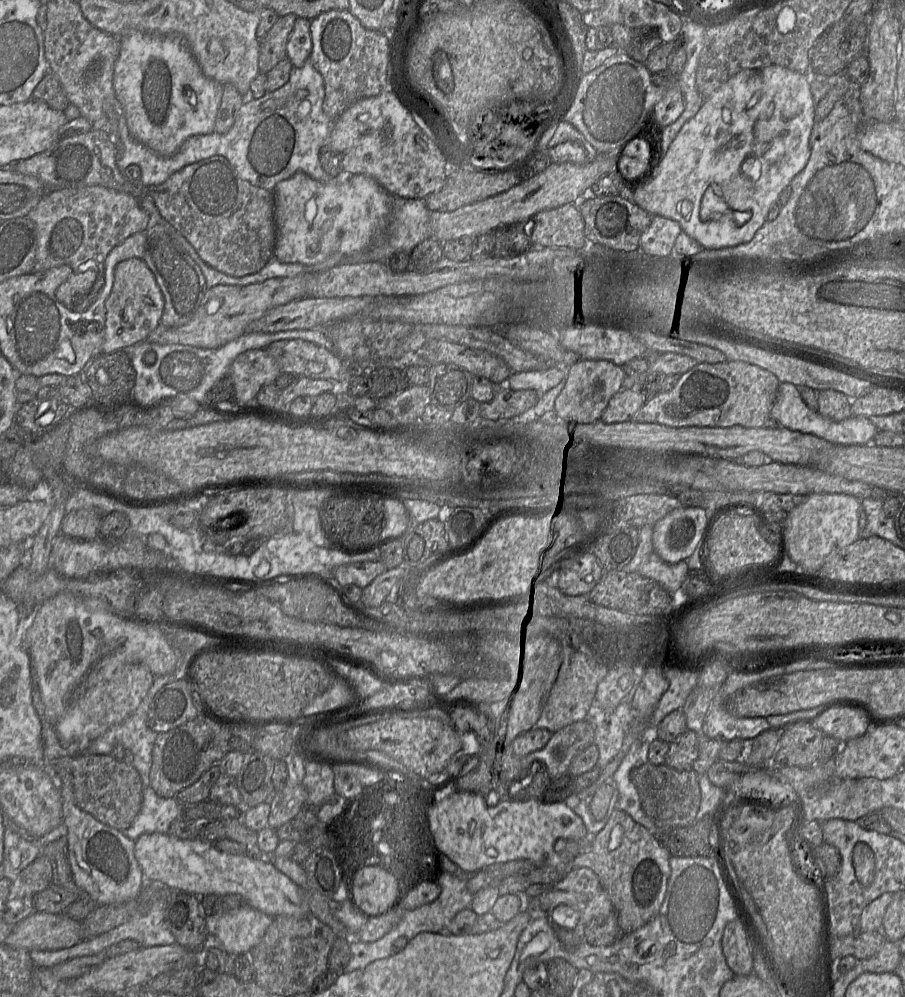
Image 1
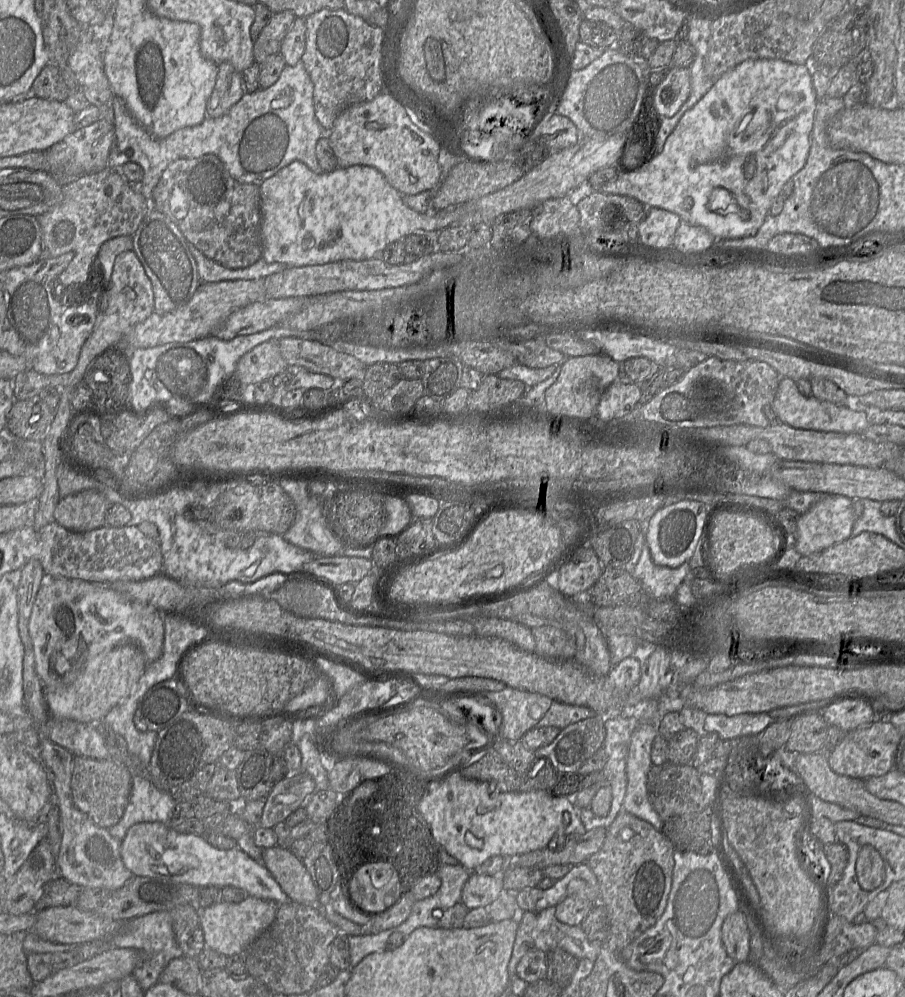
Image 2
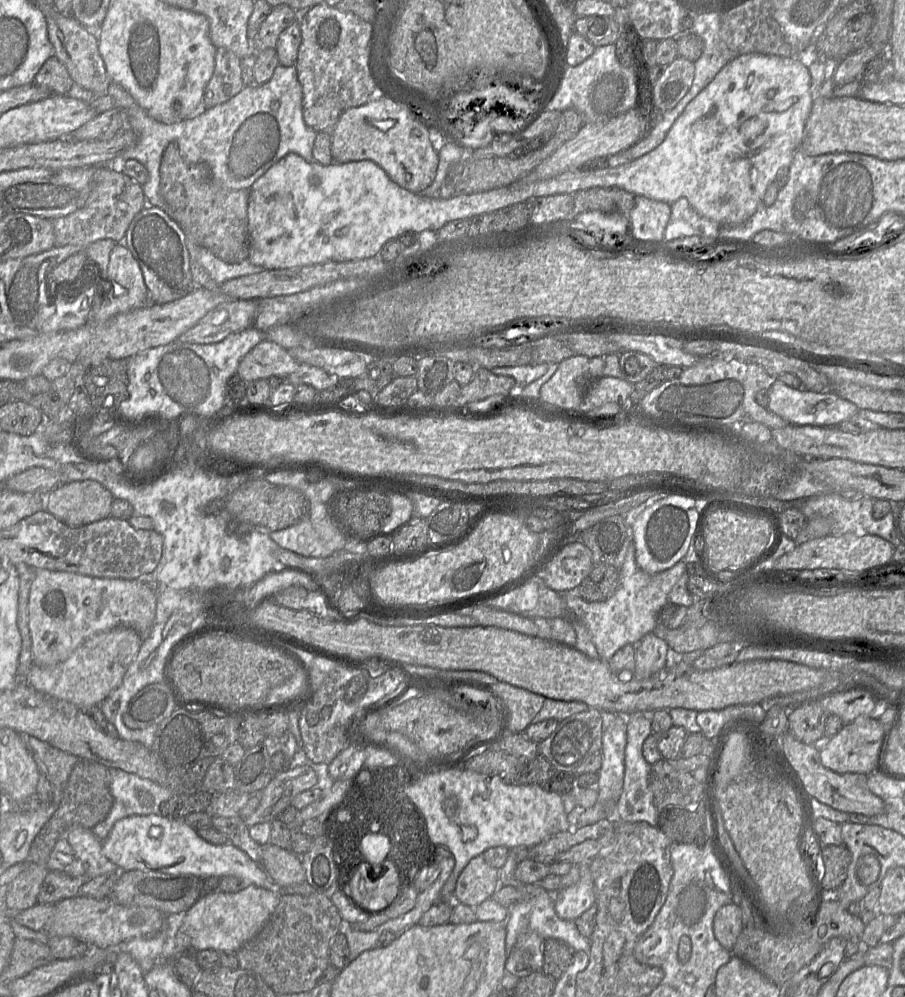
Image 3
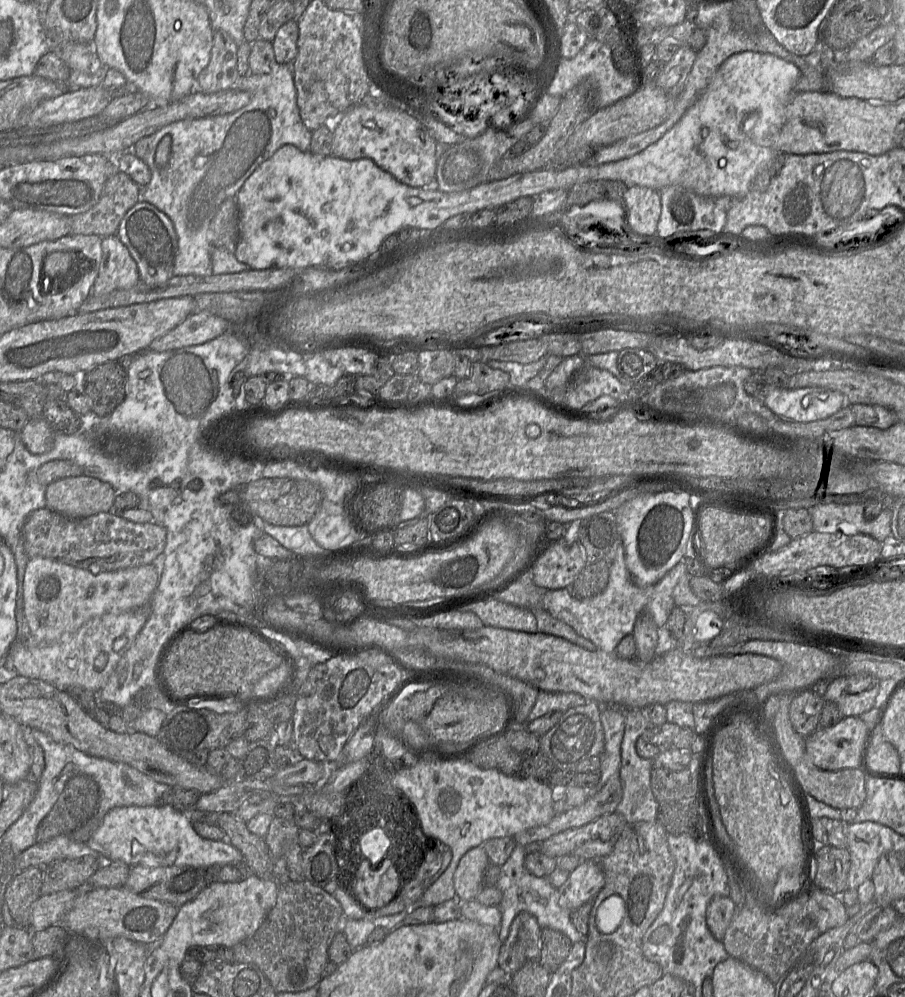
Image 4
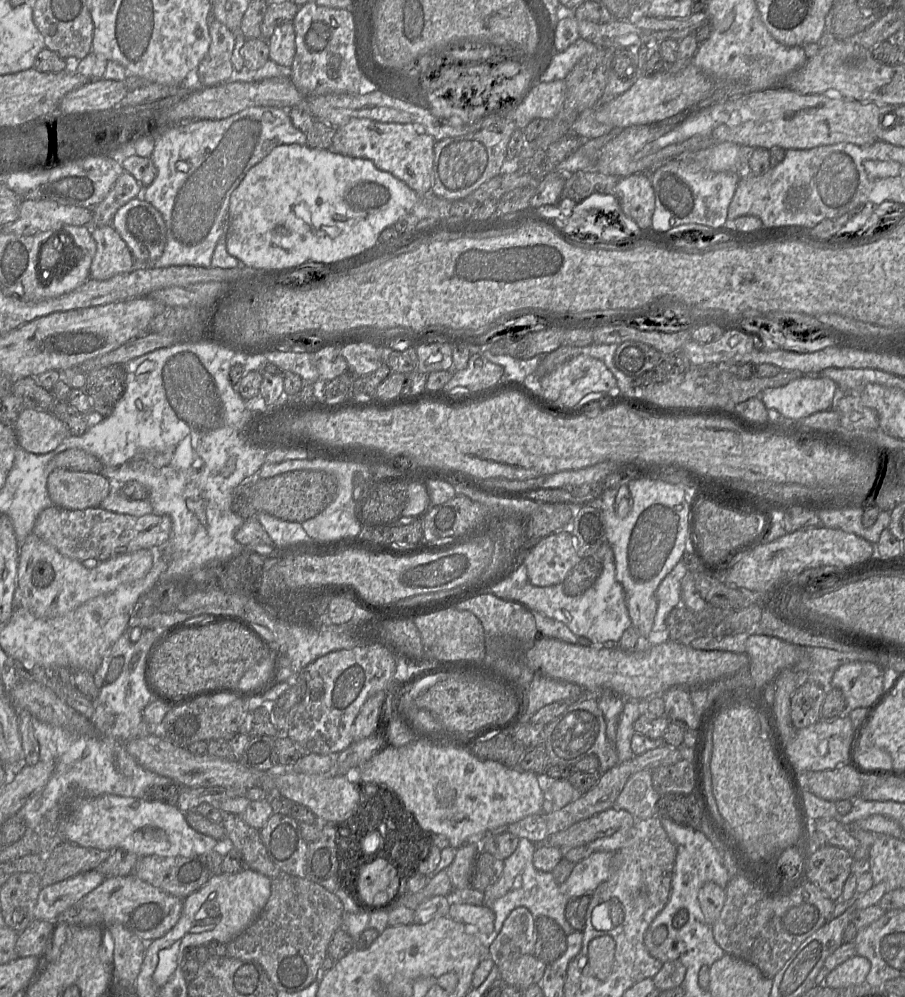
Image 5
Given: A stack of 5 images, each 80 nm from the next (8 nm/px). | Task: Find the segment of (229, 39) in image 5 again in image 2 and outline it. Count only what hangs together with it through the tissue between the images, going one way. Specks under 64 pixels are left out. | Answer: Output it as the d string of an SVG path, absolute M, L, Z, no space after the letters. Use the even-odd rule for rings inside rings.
M227 62L217 65L215 86L206 105L207 117L226 114L247 92L242 74Z

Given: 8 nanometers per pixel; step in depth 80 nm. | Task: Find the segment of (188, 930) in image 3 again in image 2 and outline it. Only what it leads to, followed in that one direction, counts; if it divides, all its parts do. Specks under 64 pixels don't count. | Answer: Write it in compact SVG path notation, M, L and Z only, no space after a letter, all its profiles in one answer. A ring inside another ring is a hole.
M247 896L239 903L219 902L203 910L197 910L202 926L205 947L226 956L244 954L250 945L273 923L278 904Z

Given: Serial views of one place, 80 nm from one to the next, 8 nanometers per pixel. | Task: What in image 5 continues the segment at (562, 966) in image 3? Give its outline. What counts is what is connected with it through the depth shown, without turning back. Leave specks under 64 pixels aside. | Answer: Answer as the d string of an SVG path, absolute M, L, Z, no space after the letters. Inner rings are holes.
M546 916L535 919L534 955L546 965L560 958L567 949L567 935L557 922Z

